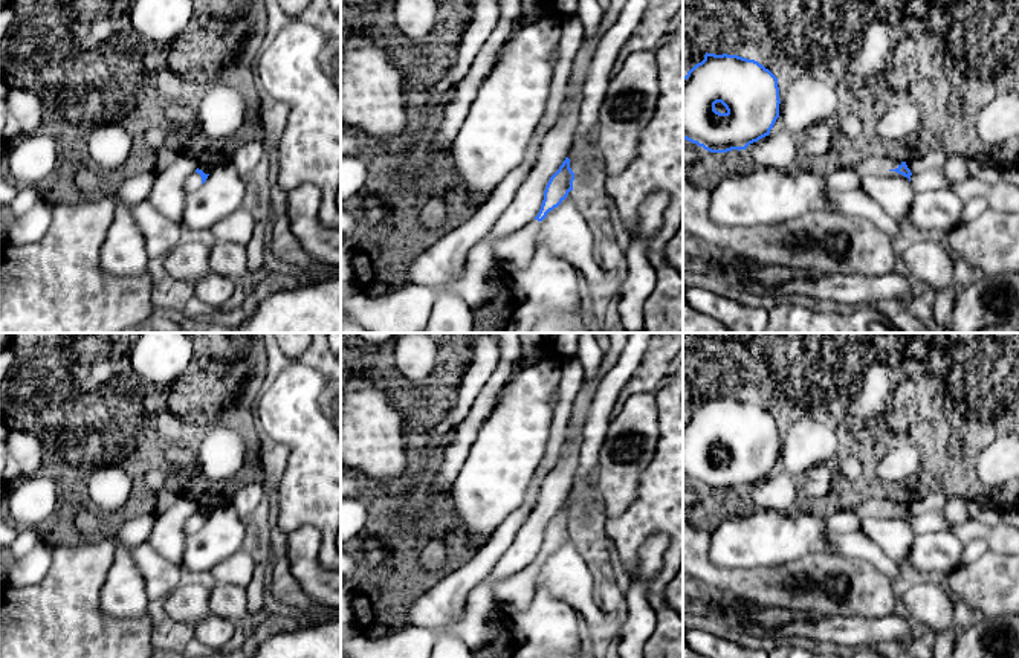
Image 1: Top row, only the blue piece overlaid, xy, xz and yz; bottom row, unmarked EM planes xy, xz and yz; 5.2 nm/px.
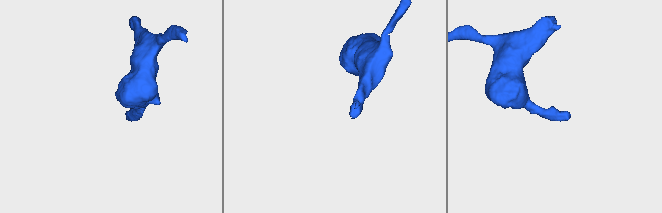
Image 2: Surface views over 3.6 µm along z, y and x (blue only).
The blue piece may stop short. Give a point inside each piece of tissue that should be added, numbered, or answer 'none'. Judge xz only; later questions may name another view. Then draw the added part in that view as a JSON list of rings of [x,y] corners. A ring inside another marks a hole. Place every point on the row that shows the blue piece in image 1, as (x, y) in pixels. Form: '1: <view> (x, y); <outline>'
1: xz (515, 252); [[[533,220],[515,234],[493,241],[495,256],[506,273],[513,275],[530,267],[535,258],[535,238],[541,223]]]

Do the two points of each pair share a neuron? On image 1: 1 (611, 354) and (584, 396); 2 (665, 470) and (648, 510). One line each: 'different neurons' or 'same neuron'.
1: same neuron
2: same neuron

